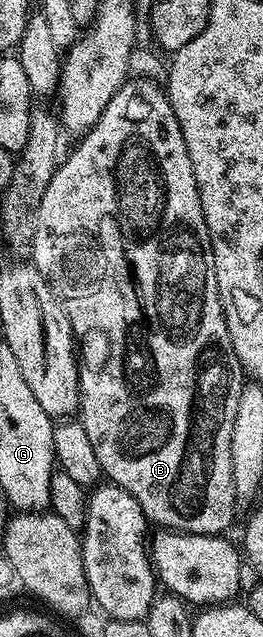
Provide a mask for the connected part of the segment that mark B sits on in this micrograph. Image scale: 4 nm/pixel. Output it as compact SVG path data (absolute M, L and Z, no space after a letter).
M132 77L124 82L112 101L108 101L94 126L79 138L82 140L78 148L59 162L52 181L48 181L48 189L44 189L44 197L36 213L32 262L50 282L50 288L58 296L74 331L80 422L84 429L88 429L88 441L92 441L92 449L96 449L96 461L100 461L103 476L132 493L155 528L183 531L189 535L220 535L229 532L230 522L234 519L232 421L236 421L236 405L244 386L244 372L233 351L216 285L214 254L208 225L204 221L204 209L200 205L196 173L192 173L192 157L188 157L188 145L184 145L184 133L180 133L180 123L176 121L176 113L172 113L170 98L159 84L157 87L154 83L157 82L150 77Z

